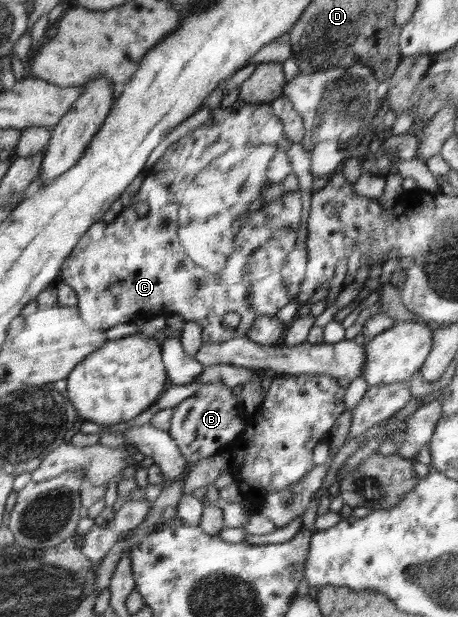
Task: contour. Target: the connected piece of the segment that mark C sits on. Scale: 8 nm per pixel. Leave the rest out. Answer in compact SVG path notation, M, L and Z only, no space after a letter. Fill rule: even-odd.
M238 97L230 107L219 106L210 110L210 116L214 117L214 124L202 123L197 129L171 143L157 162L146 171L145 181L131 207L123 209L110 224L100 221L91 225L73 248L71 255L63 261L57 281L63 281L75 289L80 318L87 324L105 330L127 322L135 312L149 308L153 310L153 314L159 314L159 318L166 318L167 314L179 314L185 323L195 322L202 329L202 342L213 344L245 336L260 317L275 317L283 306L297 301L308 262L307 221L314 196L311 151L307 152L301 143L285 138L283 121L275 116L270 103L248 103ZM297 191L301 194L302 220L292 252L283 258L283 264L281 268L277 268L277 272L263 270L263 264L257 264L261 266L259 274L263 274L263 278L253 278L249 270L251 264L255 264L255 260L259 262L267 258L267 254L263 254L261 258L253 252L255 246L267 242L269 238L275 238L275 232L279 232L279 226L275 222L277 212L267 206L271 206L271 200ZM235 218L249 220L241 226L241 230L231 232L229 236L243 238L233 254L197 254L197 222L207 224L199 226L199 236L211 238L211 232L215 232L217 236L217 228L219 232L223 230L223 226L217 224L225 220L227 228L227 220ZM229 312L241 315L241 323L235 329L222 326L223 316Z

